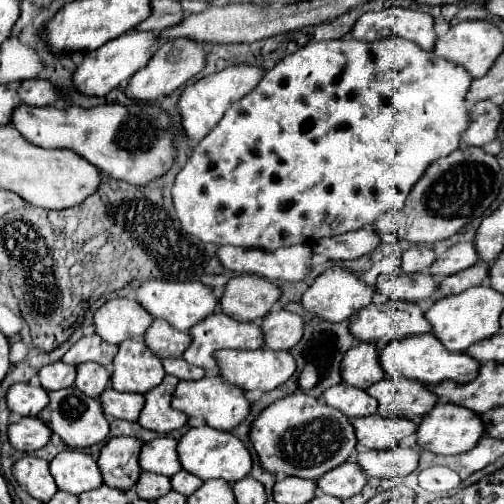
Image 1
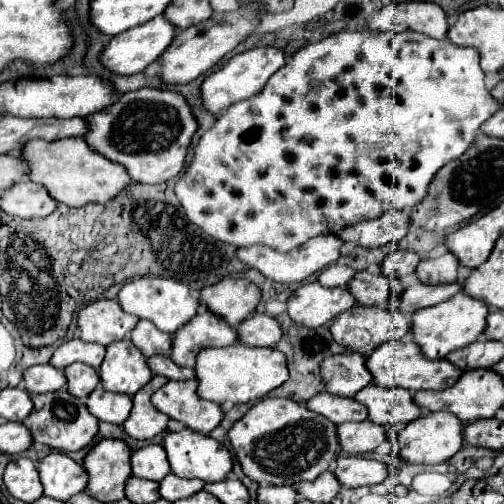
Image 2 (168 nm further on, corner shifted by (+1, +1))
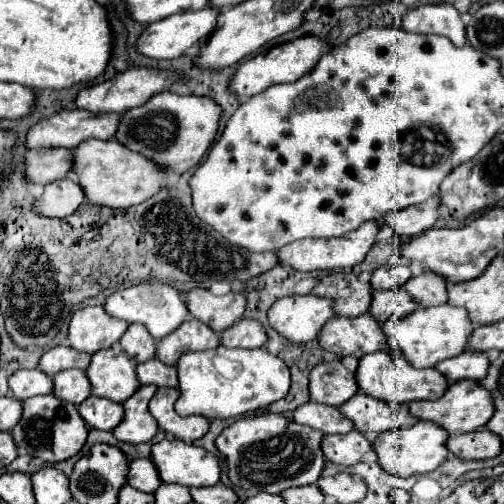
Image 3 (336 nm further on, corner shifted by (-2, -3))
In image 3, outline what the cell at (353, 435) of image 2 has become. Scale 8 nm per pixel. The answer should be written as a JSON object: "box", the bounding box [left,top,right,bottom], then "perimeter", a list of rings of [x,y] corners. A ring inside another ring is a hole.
{"box":[321,430,371,466],"perimeter":[[[351,430],[347,434],[323,436],[321,450],[325,460],[339,466],[353,466],[361,460],[365,452],[371,450],[371,442],[361,432]]]}

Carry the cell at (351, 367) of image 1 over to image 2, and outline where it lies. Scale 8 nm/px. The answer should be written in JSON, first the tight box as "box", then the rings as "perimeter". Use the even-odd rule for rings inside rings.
{"box":[322,352,372,396],"perimeter":[[[358,352],[330,356],[322,364],[322,372],[326,390],[338,396],[354,396],[372,382],[372,374],[366,368],[366,358]]]}

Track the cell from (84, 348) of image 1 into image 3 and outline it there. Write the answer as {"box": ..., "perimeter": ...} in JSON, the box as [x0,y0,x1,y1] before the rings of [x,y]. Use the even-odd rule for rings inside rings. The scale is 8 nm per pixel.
{"box":[39,346,91,376],"perimeter":[[[55,346],[55,348],[49,348],[41,358],[39,358],[39,364],[41,366],[39,370],[45,372],[47,376],[53,376],[55,372],[59,370],[67,370],[71,366],[79,366],[81,370],[87,368],[91,356],[89,354],[83,354],[83,352],[75,352],[73,348],[69,346]]]}

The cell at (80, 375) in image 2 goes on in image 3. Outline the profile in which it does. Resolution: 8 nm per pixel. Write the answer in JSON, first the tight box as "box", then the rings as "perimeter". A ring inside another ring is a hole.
{"box":[53,370,91,406],"perimeter":[[[63,370],[63,372],[57,372],[53,376],[53,396],[57,396],[59,400],[65,400],[65,402],[71,402],[75,406],[79,406],[85,398],[91,396],[91,384],[87,384],[87,376],[83,370]]]}

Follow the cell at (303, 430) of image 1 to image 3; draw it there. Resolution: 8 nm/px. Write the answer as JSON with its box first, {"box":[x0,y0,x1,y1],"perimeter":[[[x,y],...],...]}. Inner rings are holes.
{"box":[215,412,325,496],"perimeter":[[[265,412],[233,422],[217,436],[215,446],[225,456],[229,480],[243,488],[247,496],[253,496],[259,492],[279,494],[291,486],[315,484],[325,464],[319,448],[321,438],[323,434],[301,424],[291,424],[283,414]]]}

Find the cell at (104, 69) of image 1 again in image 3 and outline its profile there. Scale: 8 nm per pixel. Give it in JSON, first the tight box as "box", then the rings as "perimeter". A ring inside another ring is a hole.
{"box":[137,6,219,60],"perimeter":[[[205,6],[203,10],[195,10],[195,12],[181,12],[175,16],[167,16],[165,20],[153,22],[147,26],[147,30],[141,34],[137,46],[139,52],[155,58],[155,60],[171,60],[171,58],[179,58],[189,46],[197,44],[199,40],[205,40],[213,34],[215,26],[217,26],[217,16],[219,16],[219,8],[213,6]]]}

